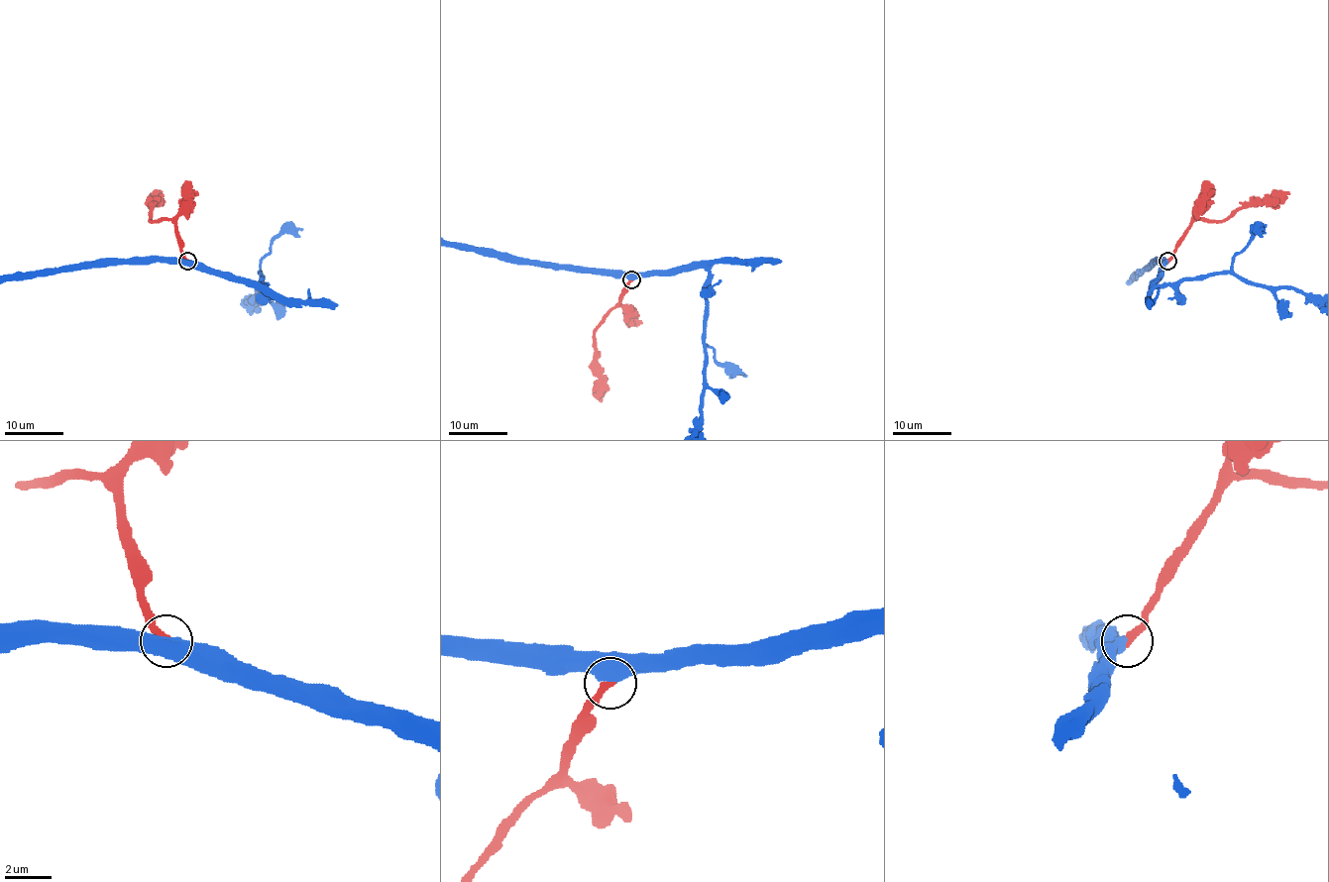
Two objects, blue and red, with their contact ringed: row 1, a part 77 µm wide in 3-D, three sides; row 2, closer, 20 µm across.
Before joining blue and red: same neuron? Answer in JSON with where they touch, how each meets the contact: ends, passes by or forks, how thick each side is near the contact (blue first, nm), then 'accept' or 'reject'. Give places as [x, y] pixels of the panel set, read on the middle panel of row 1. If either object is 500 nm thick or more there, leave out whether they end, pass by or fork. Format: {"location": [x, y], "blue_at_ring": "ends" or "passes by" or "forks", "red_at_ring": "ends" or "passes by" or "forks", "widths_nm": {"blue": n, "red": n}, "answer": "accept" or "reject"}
{"location": [631, 279], "widths_nm": {"blue": 800, "red": 400}, "answer": "accept"}

